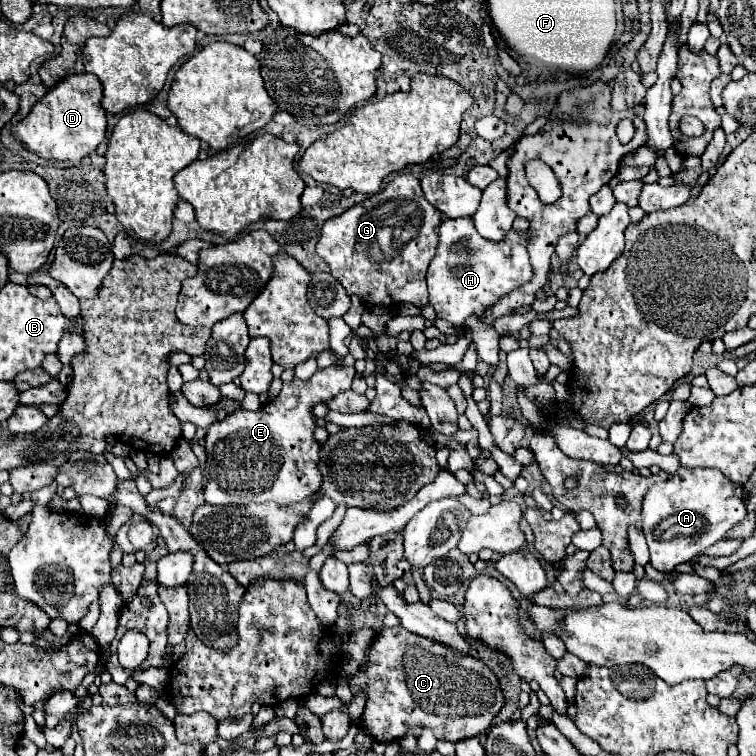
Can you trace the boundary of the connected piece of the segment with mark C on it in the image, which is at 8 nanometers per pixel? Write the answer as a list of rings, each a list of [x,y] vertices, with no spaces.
[[[402,626],[382,628],[376,634],[372,646],[368,648],[366,666],[362,670],[356,670],[352,676],[344,672],[340,672],[340,676],[348,682],[354,696],[358,692],[366,694],[362,730],[382,744],[398,742],[406,732],[420,736],[424,728],[430,728],[438,740],[448,740],[448,742],[482,736],[486,734],[492,718],[500,712],[504,704],[502,690],[498,686],[496,676],[490,672],[490,668],[482,660],[474,656],[466,656],[462,652],[454,652],[452,648],[442,648],[440,644],[434,644],[434,640],[422,638],[418,634],[410,634]]]

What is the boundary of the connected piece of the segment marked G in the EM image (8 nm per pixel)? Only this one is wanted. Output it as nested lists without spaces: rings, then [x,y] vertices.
[[[398,174],[378,194],[366,198],[362,204],[348,208],[344,214],[326,220],[316,244],[316,252],[330,266],[330,274],[344,286],[348,296],[358,296],[364,304],[382,308],[394,308],[406,302],[424,306],[428,304],[426,270],[436,256],[440,222],[442,214],[424,200],[418,178],[414,174]]]

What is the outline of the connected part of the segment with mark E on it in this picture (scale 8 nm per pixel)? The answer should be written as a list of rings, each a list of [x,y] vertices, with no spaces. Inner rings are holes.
[[[328,366],[324,370],[316,370],[310,380],[298,380],[284,384],[282,392],[268,404],[264,404],[258,412],[236,410],[228,414],[224,420],[214,422],[206,434],[206,464],[204,464],[204,498],[208,504],[224,506],[224,504],[260,504],[274,500],[282,506],[302,502],[306,496],[312,496],[320,484],[318,472],[318,448],[320,444],[314,440],[314,414],[312,406],[332,396],[350,390],[350,384],[356,376],[354,366]]]

